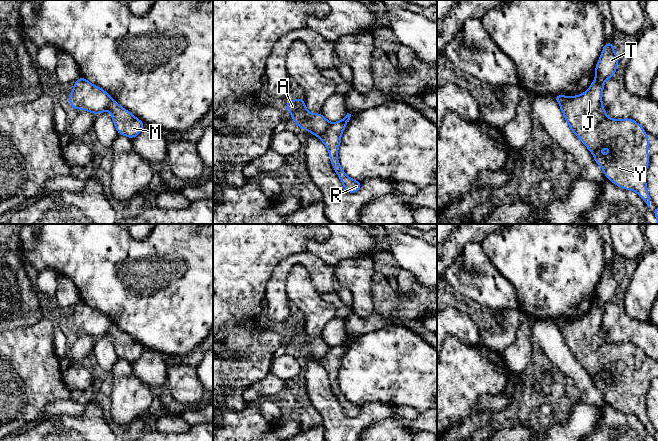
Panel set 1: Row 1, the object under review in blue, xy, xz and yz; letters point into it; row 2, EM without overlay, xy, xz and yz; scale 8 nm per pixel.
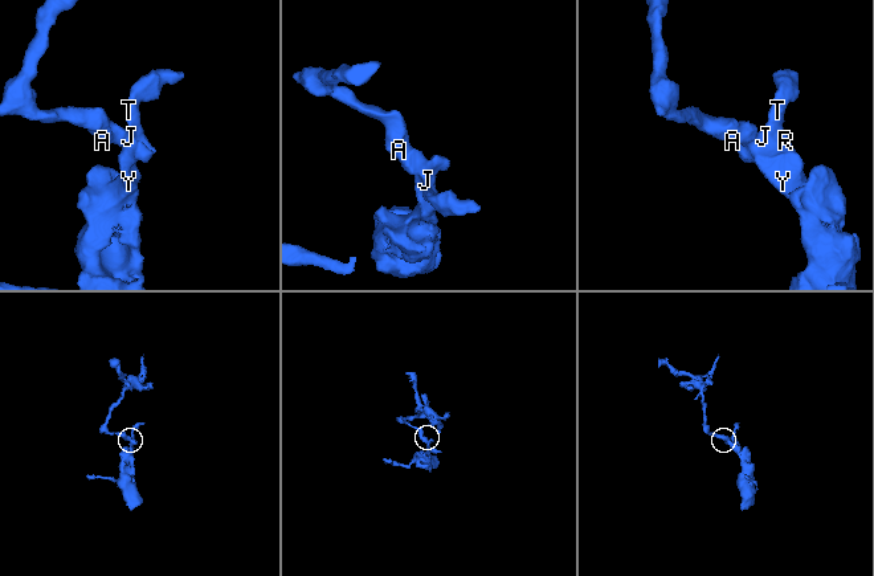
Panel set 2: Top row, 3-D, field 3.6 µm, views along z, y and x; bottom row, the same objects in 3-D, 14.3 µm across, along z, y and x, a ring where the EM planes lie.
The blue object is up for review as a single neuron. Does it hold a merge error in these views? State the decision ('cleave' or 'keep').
cleave

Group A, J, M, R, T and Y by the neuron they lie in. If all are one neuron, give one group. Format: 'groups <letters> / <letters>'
groups A / J M R T Y

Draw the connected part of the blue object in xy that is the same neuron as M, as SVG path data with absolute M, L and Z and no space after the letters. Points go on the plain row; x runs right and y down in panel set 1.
M113 323L109 326L107 334L112 338L113 347L117 357L120 359L133 363L139 359L142 353L145 351L143 345L137 343L127 333L122 332Z

